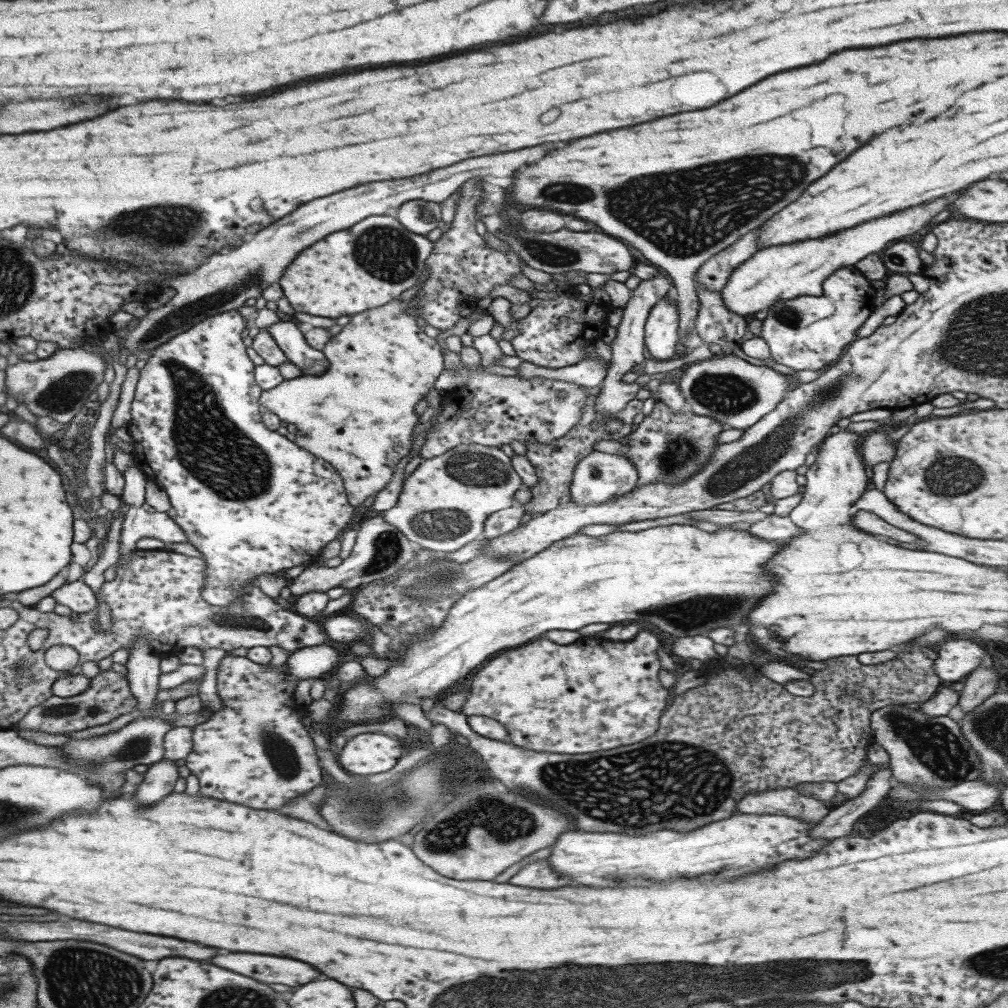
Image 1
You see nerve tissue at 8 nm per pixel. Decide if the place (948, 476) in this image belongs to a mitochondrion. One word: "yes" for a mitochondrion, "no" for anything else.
yes

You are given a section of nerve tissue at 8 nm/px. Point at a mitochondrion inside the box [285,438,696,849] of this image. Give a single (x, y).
(360, 814)

